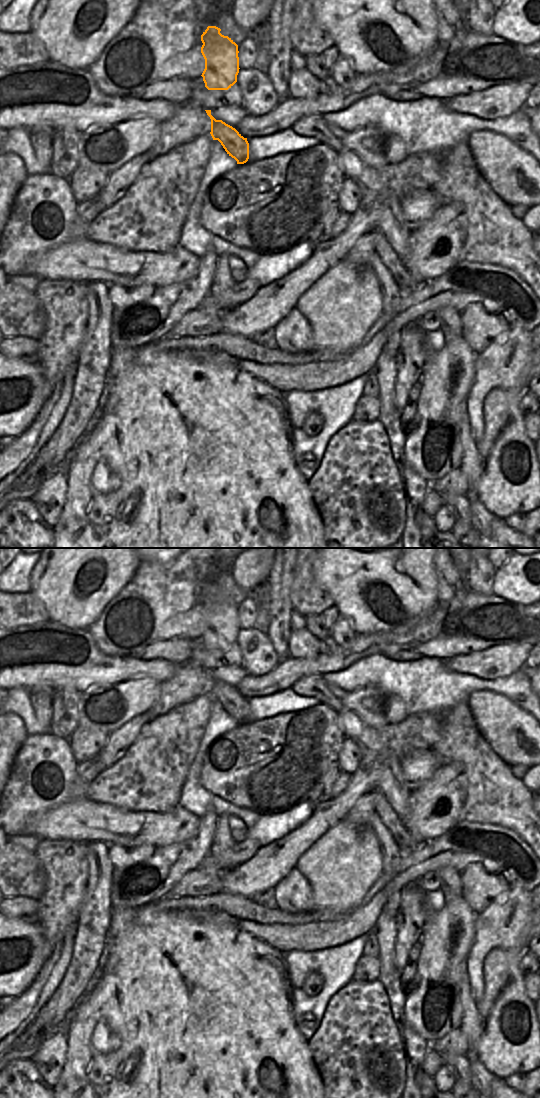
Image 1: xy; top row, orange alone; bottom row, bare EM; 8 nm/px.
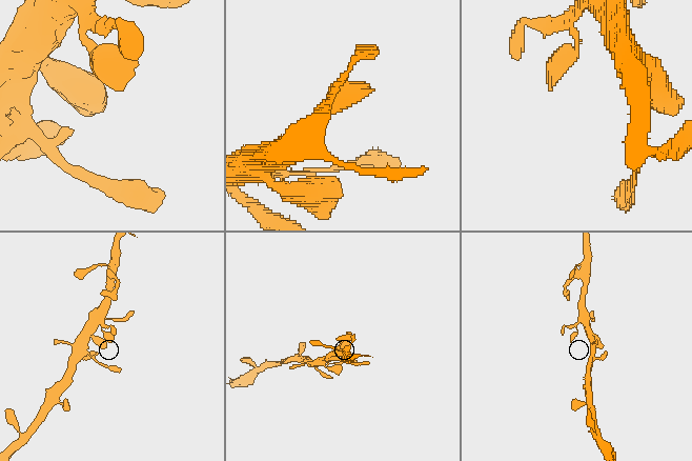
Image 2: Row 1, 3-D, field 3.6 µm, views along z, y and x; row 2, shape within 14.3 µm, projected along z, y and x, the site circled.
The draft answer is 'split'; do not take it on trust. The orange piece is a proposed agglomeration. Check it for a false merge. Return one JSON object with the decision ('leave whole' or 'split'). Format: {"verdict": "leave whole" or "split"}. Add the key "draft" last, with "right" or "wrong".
{"verdict": "leave whole", "draft": "wrong"}

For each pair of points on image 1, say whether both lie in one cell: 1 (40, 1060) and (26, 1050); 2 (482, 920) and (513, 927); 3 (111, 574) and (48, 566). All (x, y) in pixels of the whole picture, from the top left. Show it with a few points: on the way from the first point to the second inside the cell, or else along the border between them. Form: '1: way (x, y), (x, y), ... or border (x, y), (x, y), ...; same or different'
1: border (44, 1039), (30, 1058); different
2: way (490, 925), (505, 927); same
3: way (95, 562), (84, 562), (80, 566), (64, 566); same

